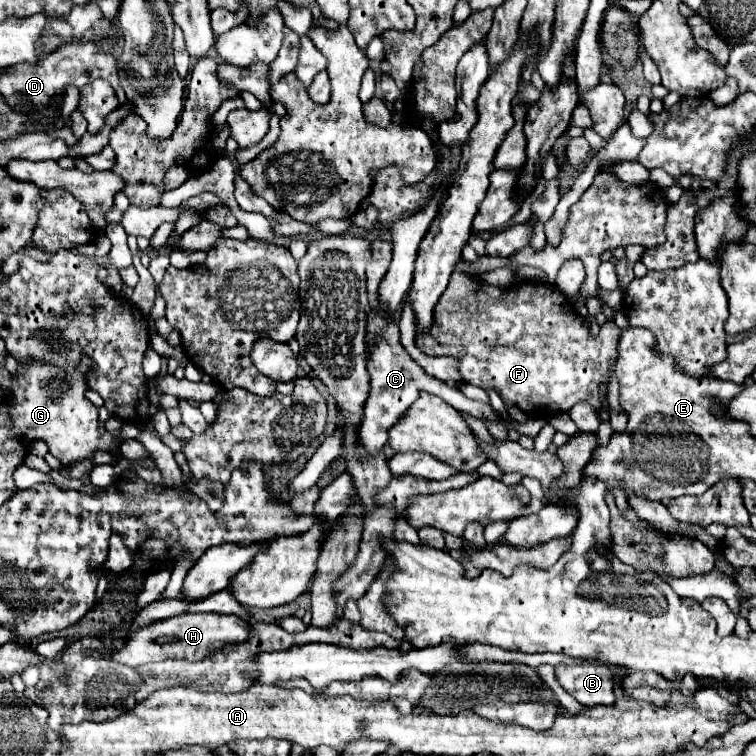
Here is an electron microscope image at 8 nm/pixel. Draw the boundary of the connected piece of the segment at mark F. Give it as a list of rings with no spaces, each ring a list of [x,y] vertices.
[[[453,272],[443,298],[435,306],[435,324],[429,334],[415,338],[417,346],[429,356],[457,356],[461,362],[461,374],[467,384],[479,388],[493,388],[503,398],[517,404],[529,416],[553,416],[557,412],[569,412],[575,404],[587,402],[597,414],[605,406],[607,384],[617,360],[617,342],[621,328],[607,320],[599,326],[597,334],[591,334],[583,318],[575,314],[571,298],[561,294],[557,286],[541,282],[523,282],[509,288],[483,284],[477,278]]]

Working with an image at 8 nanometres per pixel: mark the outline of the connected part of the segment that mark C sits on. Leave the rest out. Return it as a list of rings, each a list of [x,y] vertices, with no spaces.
[[[389,320],[385,328],[379,328],[373,344],[367,350],[367,370],[371,374],[371,392],[369,398],[365,402],[365,418],[363,424],[359,428],[359,442],[365,450],[369,452],[377,452],[385,446],[387,442],[387,432],[389,428],[401,418],[401,414],[419,398],[419,392],[429,392],[435,394],[439,398],[443,398],[447,404],[451,404],[453,408],[457,408],[459,412],[467,412],[473,418],[485,420],[485,422],[501,422],[501,416],[497,414],[497,410],[493,410],[493,406],[489,402],[475,402],[465,398],[457,388],[447,386],[445,382],[429,376],[401,346],[399,340],[399,326]]]

